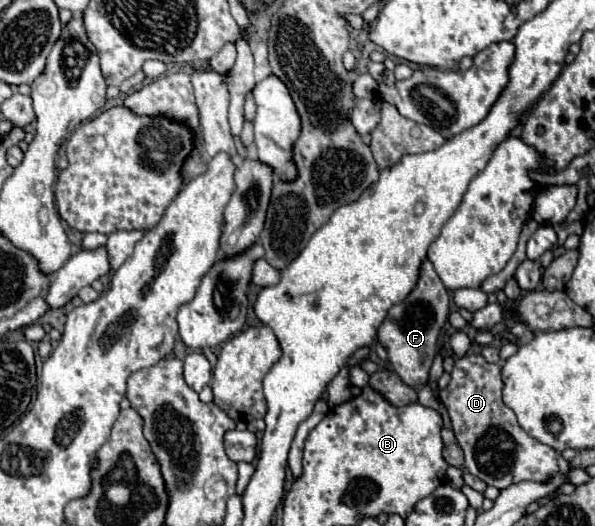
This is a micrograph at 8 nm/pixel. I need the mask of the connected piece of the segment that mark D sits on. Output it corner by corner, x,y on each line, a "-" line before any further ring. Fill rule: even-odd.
469,354
455,360
451,382
439,392
439,400
451,416
457,442
465,452
465,470
481,478
487,486
495,486
499,490
507,488
511,482
543,482
543,478
551,478
551,474
559,472
557,452
531,438
517,424
515,412
501,400
501,390
501,368
497,364
489,364
481,354

